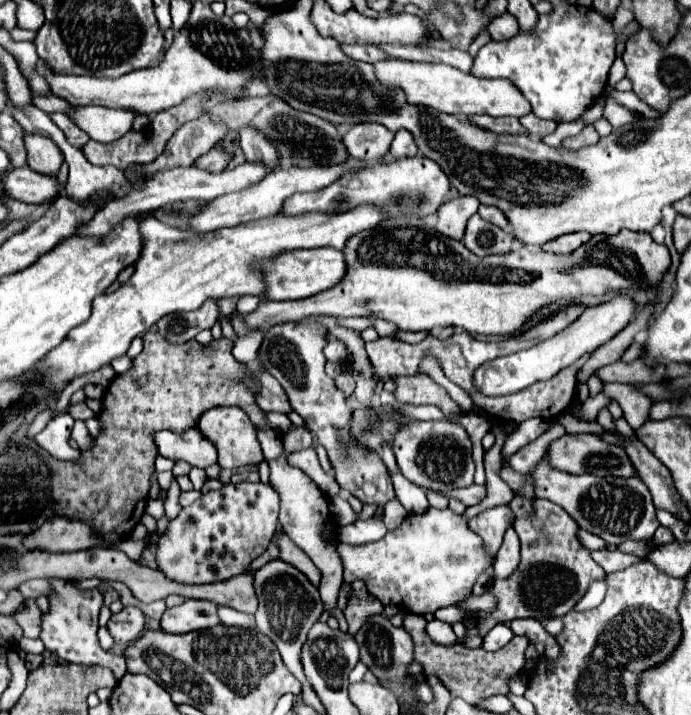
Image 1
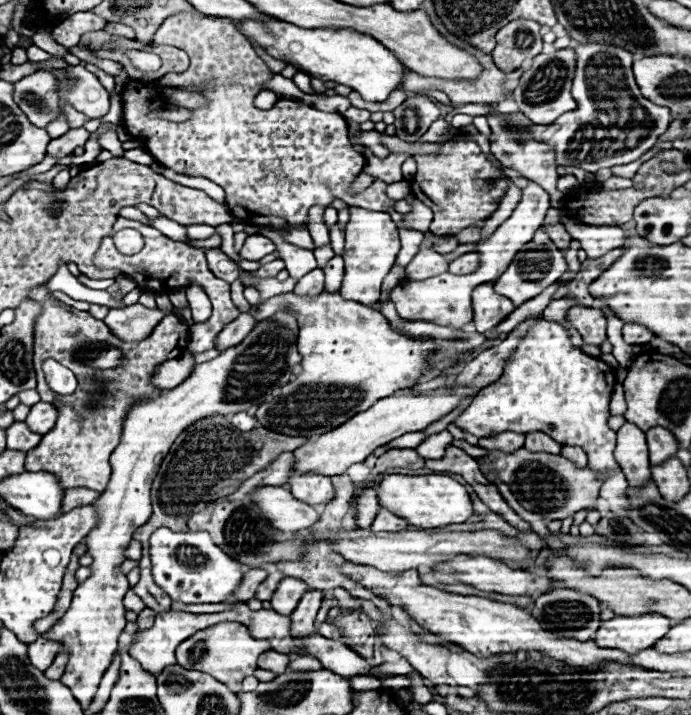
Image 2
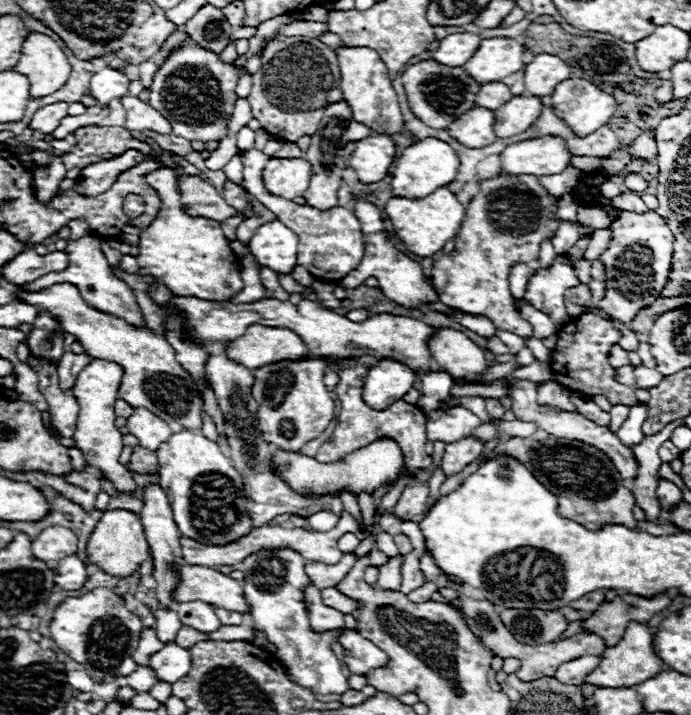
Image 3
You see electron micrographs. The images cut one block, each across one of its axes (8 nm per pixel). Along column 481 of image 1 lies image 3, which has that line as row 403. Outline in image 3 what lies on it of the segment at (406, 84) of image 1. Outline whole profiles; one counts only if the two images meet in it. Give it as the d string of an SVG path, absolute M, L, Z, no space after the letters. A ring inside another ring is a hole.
M92 360L78 374L76 384L72 388L72 394L76 396L76 400L80 404L80 414L78 414L78 424L76 424L76 432L74 432L74 442L84 452L84 456L92 456L92 458L86 458L86 462L96 466L104 476L108 476L120 492L130 492L130 490L136 488L136 484L130 478L126 466L118 464L118 456L120 456L120 450L122 450L124 444L122 443L123 435L114 426L114 420L116 420L116 416L114 416L114 402L116 402L116 396L118 396L118 386L120 386L122 372L124 370L116 362Z

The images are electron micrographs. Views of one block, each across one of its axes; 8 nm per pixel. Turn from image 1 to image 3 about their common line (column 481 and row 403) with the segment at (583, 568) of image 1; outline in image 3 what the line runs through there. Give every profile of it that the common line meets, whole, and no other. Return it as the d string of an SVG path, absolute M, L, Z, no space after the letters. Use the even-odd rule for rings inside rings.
M586 312L578 316L576 320L568 322L560 332L558 332L558 342L556 348L552 350L552 372L556 376L556 382L564 384L570 390L578 390L584 394L602 394L606 396L612 404L626 404L632 406L636 404L634 390L618 384L614 380L614 368L608 362L612 346L622 338L622 332L606 318L596 316L592 312Z

